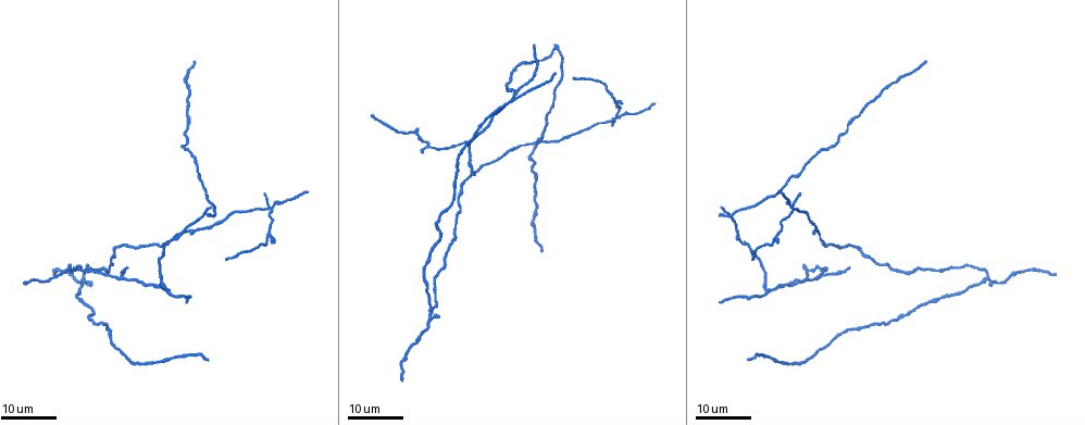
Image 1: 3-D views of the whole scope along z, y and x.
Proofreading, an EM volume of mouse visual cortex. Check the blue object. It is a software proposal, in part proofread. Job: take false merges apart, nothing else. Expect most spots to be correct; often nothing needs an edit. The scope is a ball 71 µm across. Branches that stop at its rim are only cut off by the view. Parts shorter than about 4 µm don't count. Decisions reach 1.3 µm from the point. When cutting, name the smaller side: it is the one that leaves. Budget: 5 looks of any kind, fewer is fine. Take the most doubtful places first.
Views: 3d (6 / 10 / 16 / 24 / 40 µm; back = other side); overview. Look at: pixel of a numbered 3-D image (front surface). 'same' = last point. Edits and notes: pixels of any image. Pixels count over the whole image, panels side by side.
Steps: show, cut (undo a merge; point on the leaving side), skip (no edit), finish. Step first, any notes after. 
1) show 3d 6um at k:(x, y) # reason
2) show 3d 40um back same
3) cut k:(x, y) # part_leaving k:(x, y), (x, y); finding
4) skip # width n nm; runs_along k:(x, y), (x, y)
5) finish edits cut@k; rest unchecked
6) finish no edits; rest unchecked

show 3d 16um at 1:(987, 278) # three arms meet

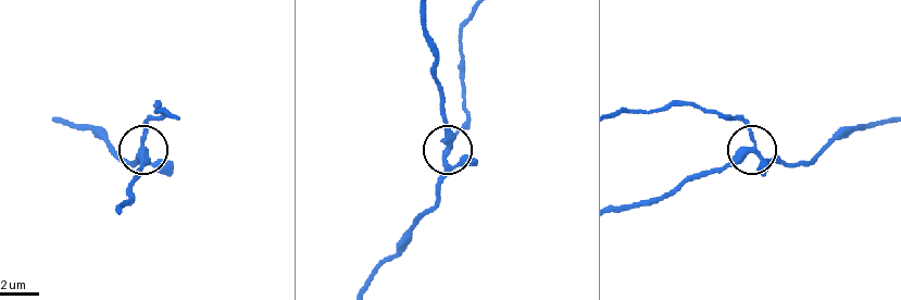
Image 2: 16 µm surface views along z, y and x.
show 3d 10um at 2:(445, 150) # closer look

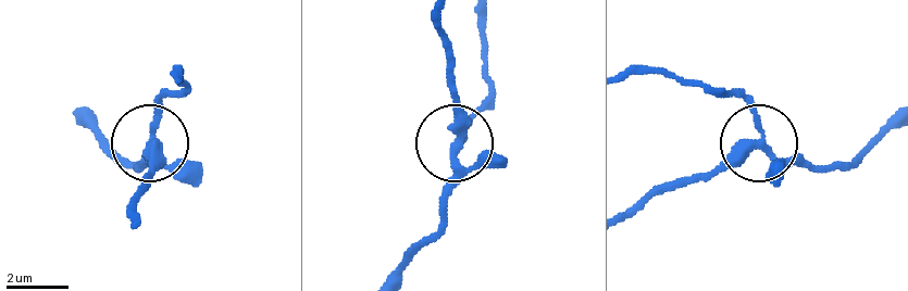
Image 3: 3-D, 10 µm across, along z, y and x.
cut 3:(158, 96) # width 290 nm; part_leaving 3:(457, 149), (487, 87), (480, 9); two neurons meet here

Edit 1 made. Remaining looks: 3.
show 3d 16um at 1:(807, 271) # small branch off a trunk

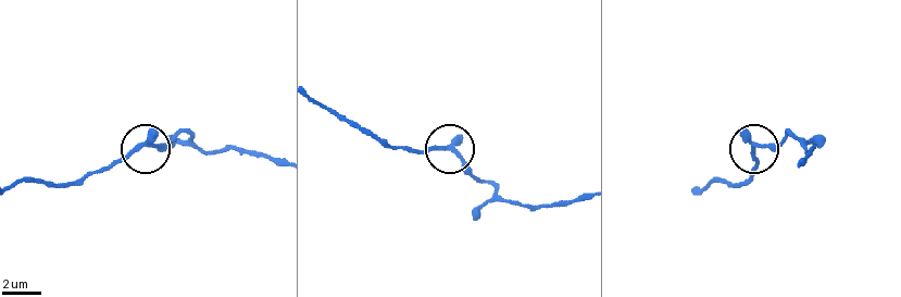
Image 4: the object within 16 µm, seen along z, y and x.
show 3d 6um at 4:(753, 145)

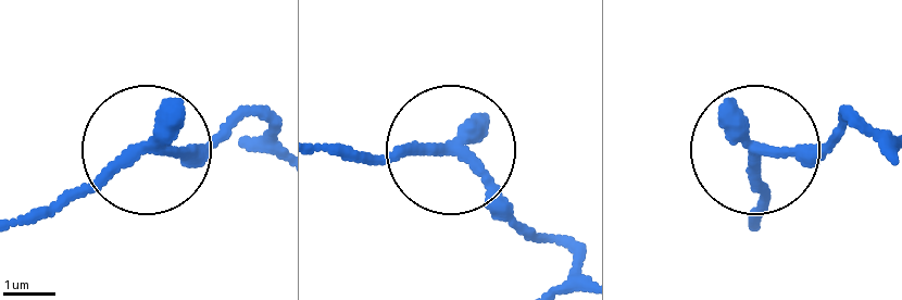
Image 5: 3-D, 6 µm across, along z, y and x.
skip # arms 3; one neuron here

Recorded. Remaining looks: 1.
finish edits cut@3; rest unchecked

